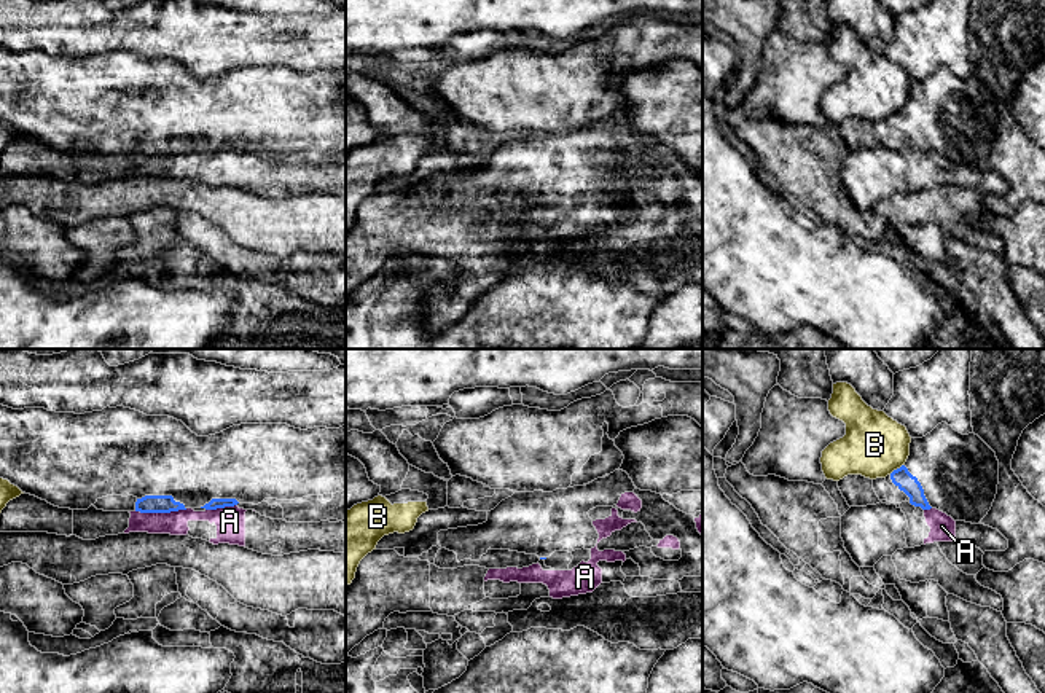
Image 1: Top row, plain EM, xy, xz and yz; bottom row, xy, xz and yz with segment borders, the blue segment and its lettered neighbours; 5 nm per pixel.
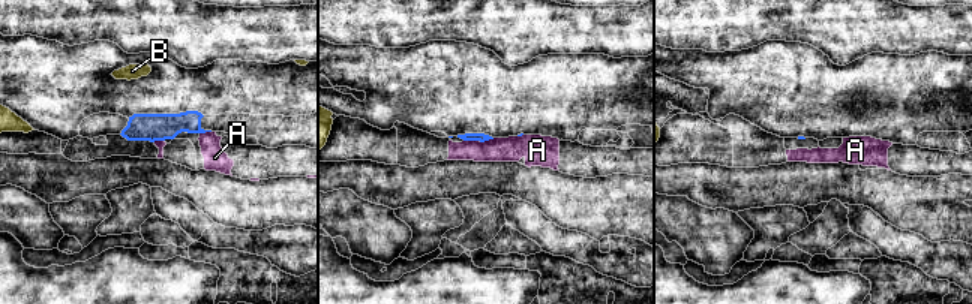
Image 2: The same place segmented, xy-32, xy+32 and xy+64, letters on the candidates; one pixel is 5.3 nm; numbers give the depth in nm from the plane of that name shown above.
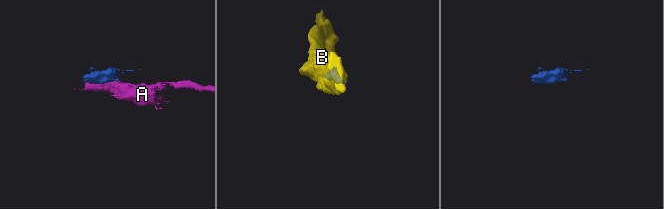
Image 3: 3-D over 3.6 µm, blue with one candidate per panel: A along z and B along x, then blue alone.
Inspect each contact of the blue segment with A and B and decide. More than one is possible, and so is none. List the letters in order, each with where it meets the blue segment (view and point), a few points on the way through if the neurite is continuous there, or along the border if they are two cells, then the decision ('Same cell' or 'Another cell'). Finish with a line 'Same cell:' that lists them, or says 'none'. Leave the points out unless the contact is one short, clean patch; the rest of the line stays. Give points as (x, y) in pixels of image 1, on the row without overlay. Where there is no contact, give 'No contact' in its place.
A: Touches blue at xy (160, 155). Boundary: xy (187, 152), (174, 155), (134, 153). Another cell
B: Touches blue at yz (897, 112). Another cell
Same cell: none

